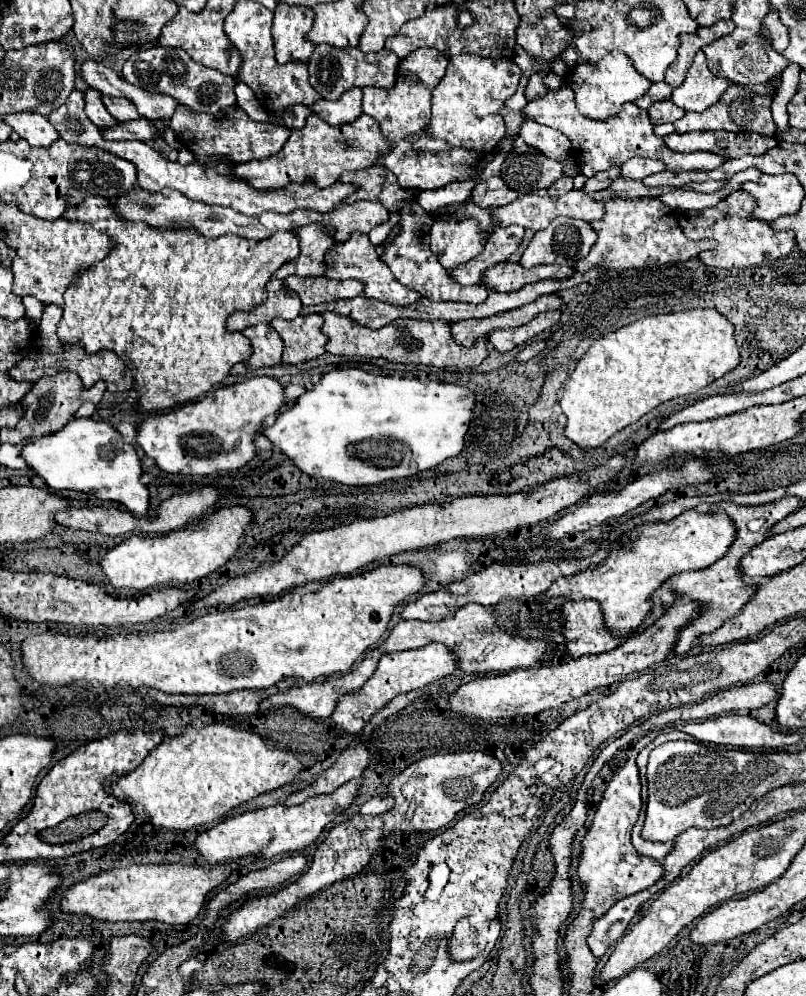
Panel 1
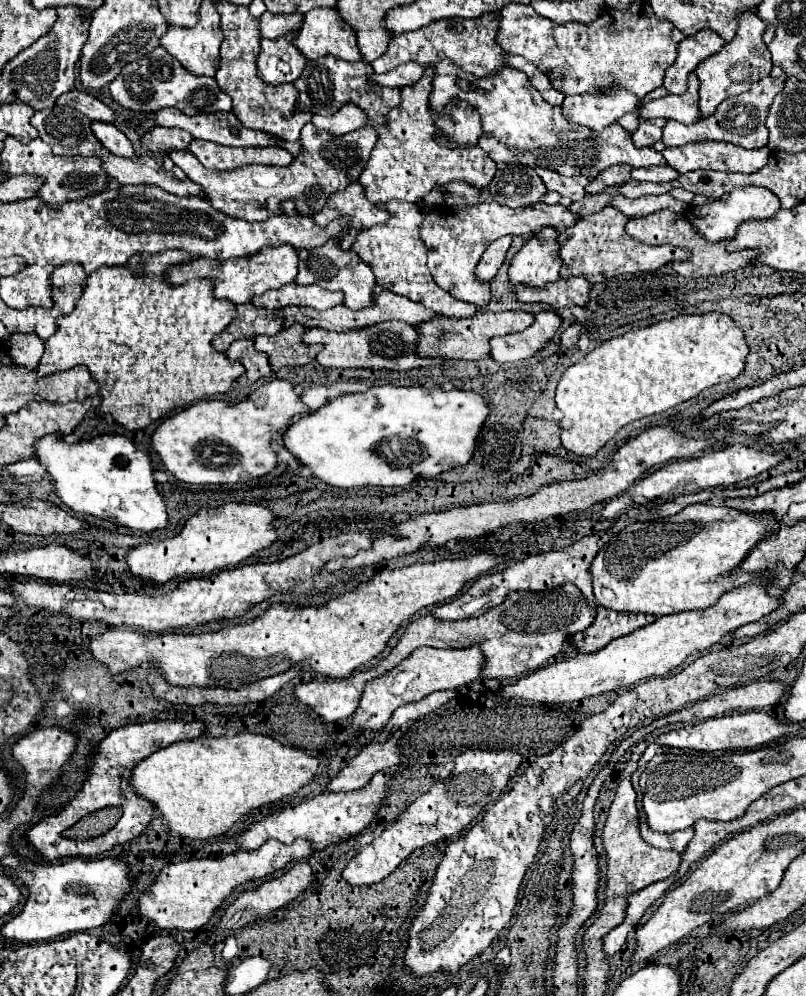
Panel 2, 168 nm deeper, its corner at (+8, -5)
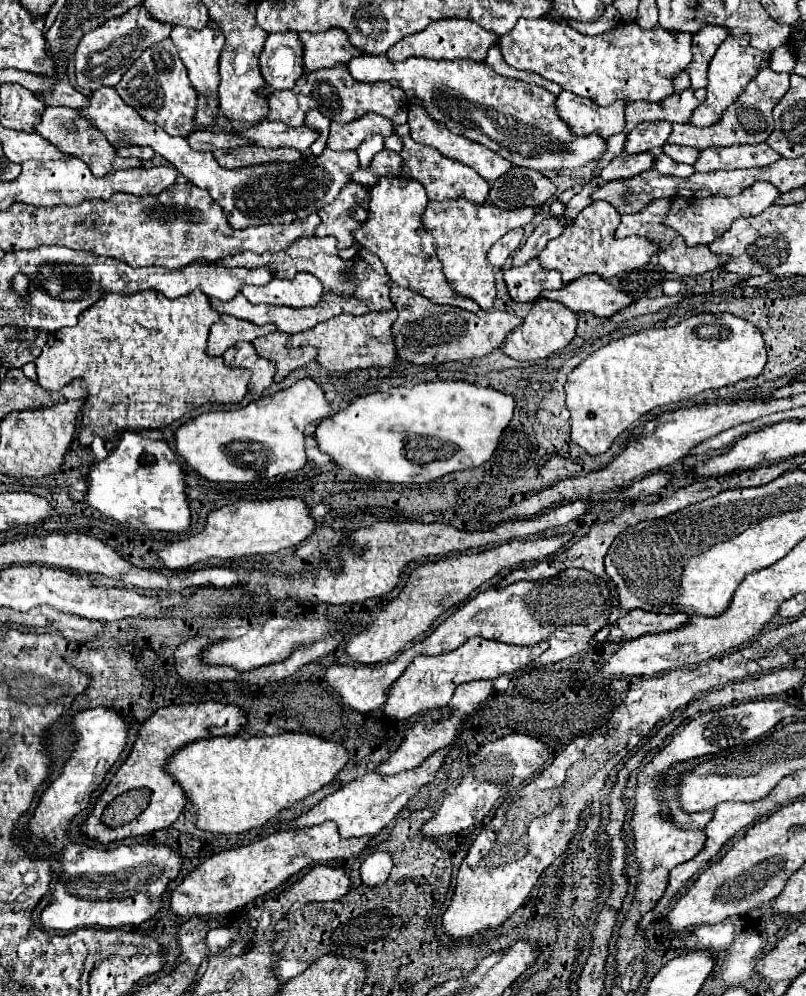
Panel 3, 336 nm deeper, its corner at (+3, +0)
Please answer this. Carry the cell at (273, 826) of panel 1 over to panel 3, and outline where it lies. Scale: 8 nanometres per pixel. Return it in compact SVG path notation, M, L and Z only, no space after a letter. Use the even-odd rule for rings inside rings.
M451 747L439 749L437 753L433 753L423 765L419 765L417 769L411 771L403 771L399 775L379 775L379 773L367 773L363 777L359 777L357 781L351 781L349 785L341 787L339 791L327 795L321 803L317 803L311 811L307 811L305 815L301 815L293 827L301 829L301 827L313 827L313 825L321 825L325 821L335 821L339 827L341 837L363 837L363 835L377 835L383 827L387 827L393 819L397 819L397 815L401 813L401 809L407 805L407 801L427 783L431 783L435 779L437 769L443 765L445 757L449 755Z

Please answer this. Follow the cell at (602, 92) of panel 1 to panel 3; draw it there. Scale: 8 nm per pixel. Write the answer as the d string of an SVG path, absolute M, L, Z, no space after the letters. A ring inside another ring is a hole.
M561 91L555 103L559 119L563 119L571 127L573 135L583 137L599 133L607 141L611 135L627 131L627 121L623 115L625 101L615 101L609 107L599 107L591 99Z

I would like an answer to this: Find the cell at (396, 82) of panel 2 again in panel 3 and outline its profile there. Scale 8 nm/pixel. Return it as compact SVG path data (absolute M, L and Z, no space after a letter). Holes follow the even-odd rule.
M383 53L379 57L359 55L347 63L347 69L357 81L387 81L401 87L409 103L423 105L431 119L437 119L437 123L443 123L455 135L489 147L519 167L537 169L541 173L549 169L575 169L599 159L607 149L607 143L603 143L597 133L575 137L569 131L557 117L555 95L543 87L501 77L485 63L471 59L433 61L423 57L393 63Z

